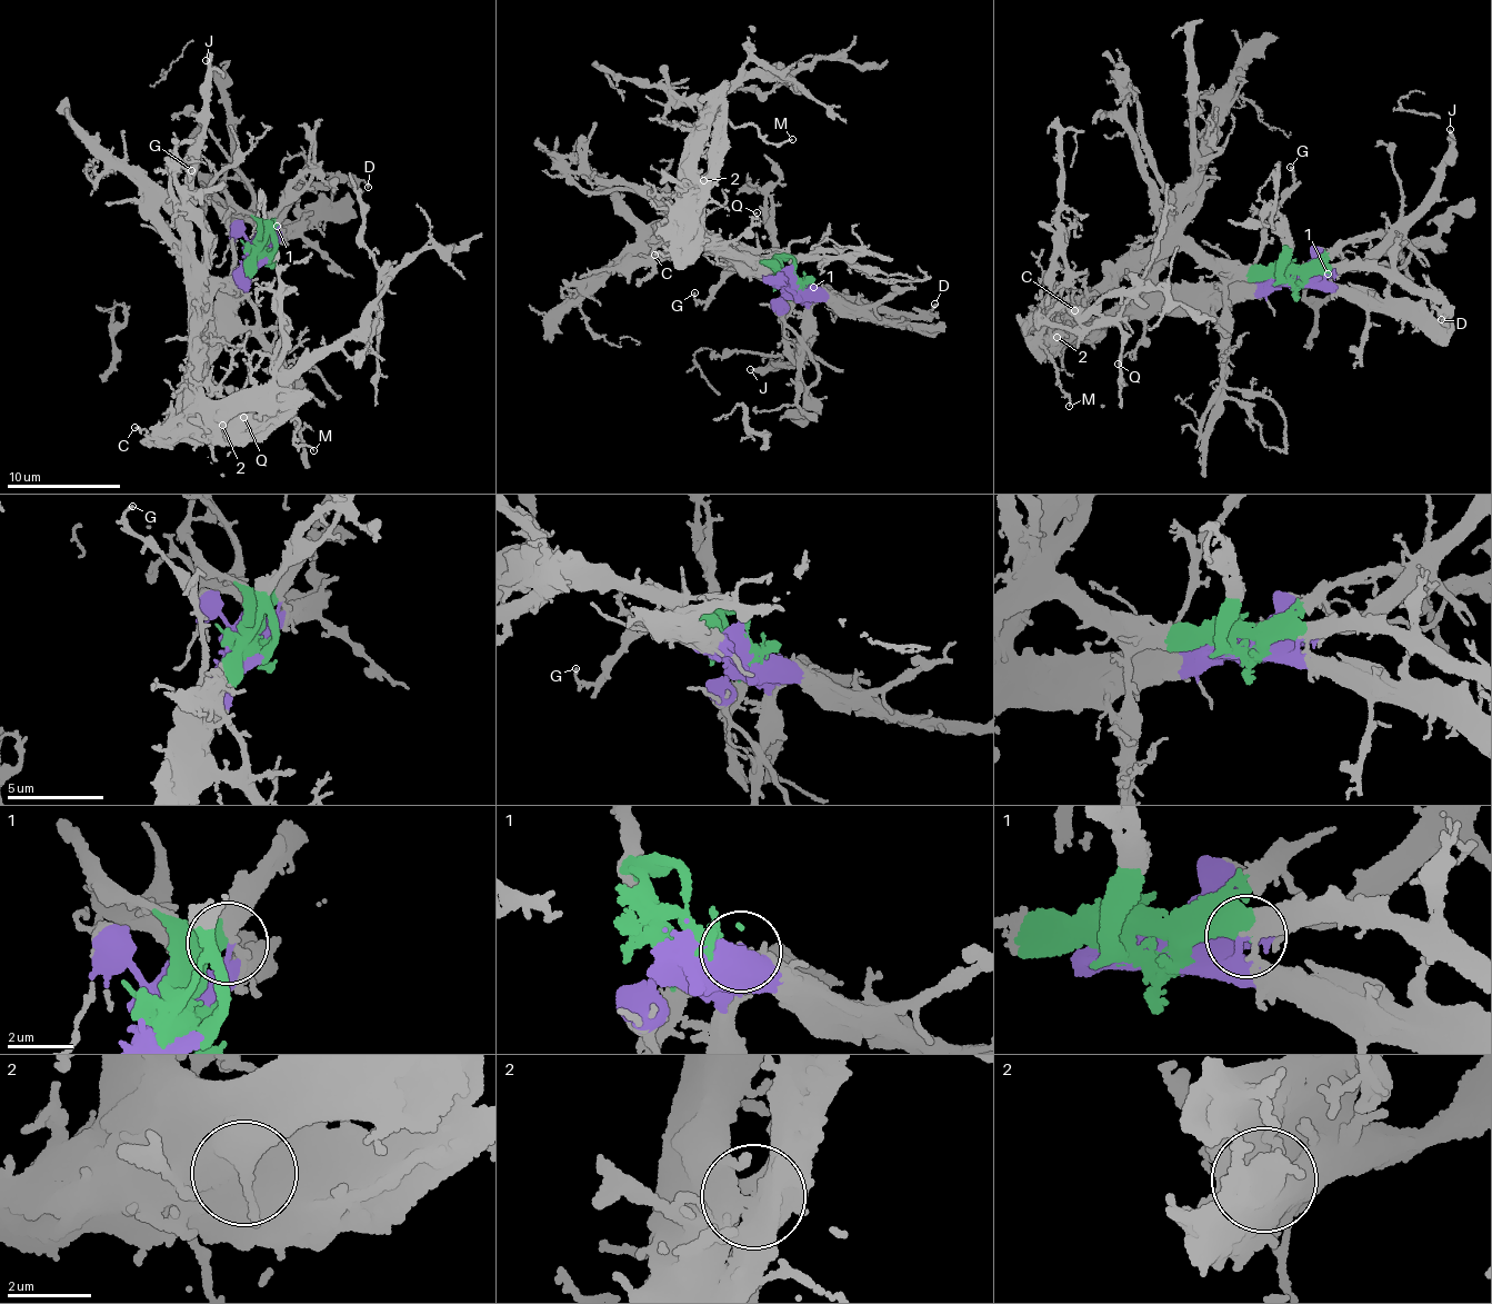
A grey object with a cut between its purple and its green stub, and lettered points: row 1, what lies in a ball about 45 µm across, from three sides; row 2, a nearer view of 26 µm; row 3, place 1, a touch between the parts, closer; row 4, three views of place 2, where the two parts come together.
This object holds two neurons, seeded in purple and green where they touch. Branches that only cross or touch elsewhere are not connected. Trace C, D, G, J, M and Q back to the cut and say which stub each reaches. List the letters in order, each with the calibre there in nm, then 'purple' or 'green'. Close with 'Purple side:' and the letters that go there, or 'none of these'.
C: 170 nm | purple
D: 150 nm | green
G: 140 nm | purple
J: 220 nm | purple
M: 120 nm | purple
Q: 110 nm | purple
Purple side: C, G, J, M, Q

